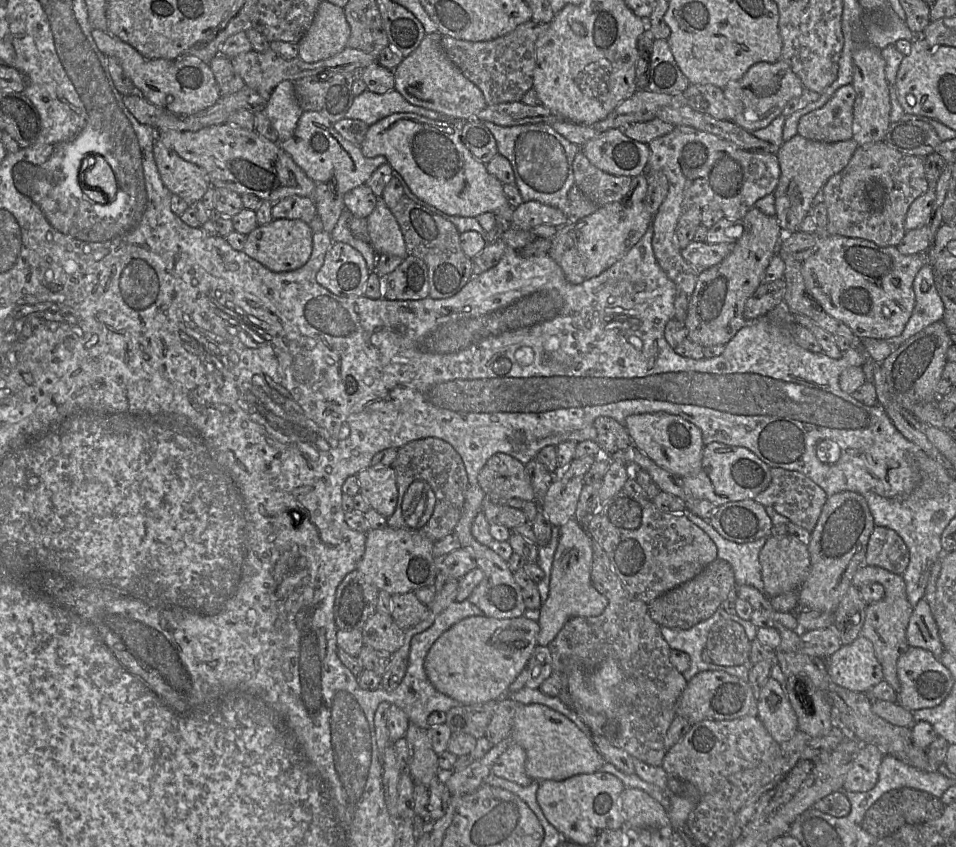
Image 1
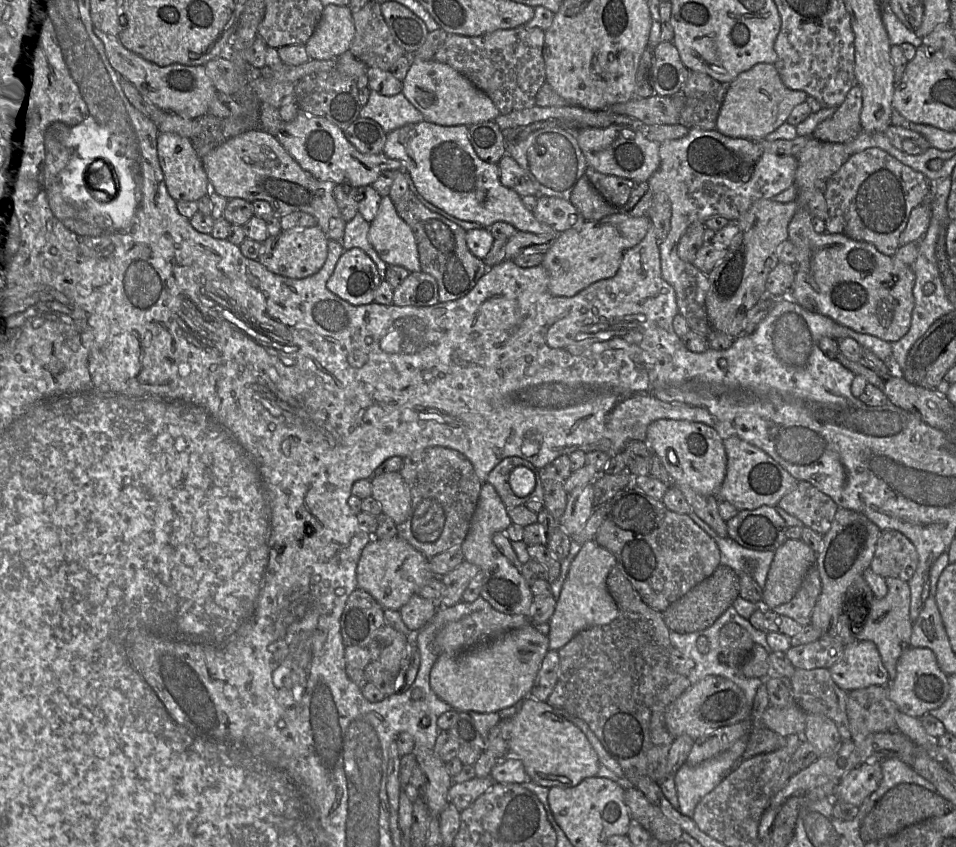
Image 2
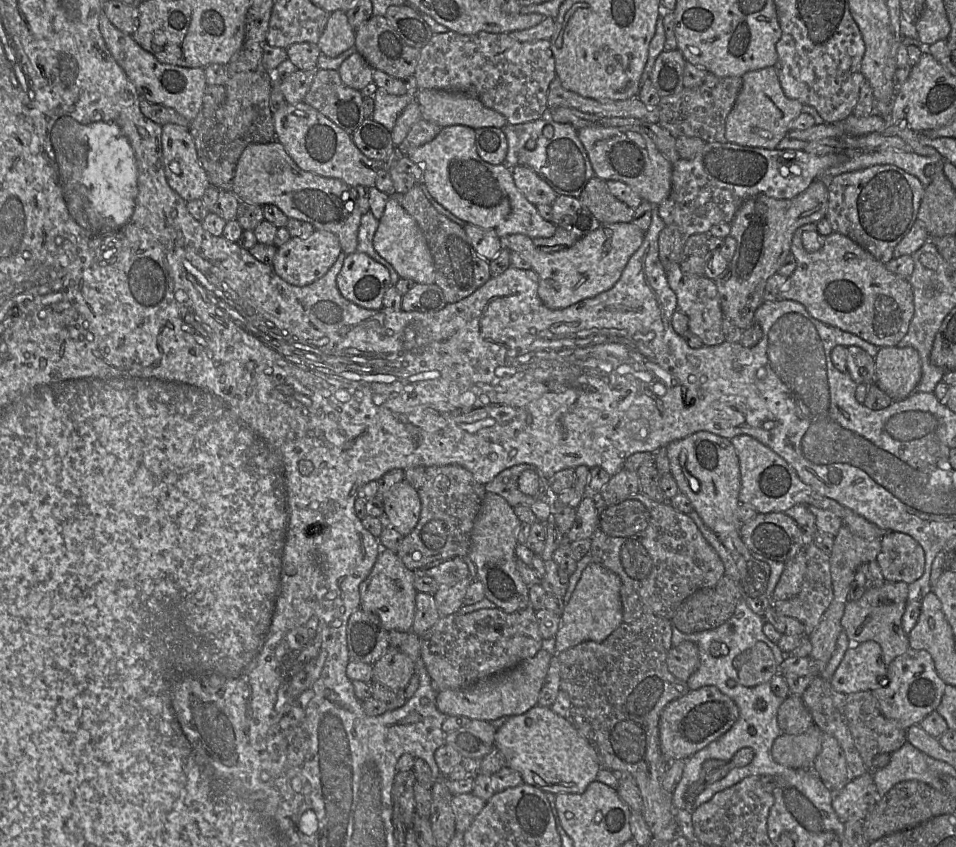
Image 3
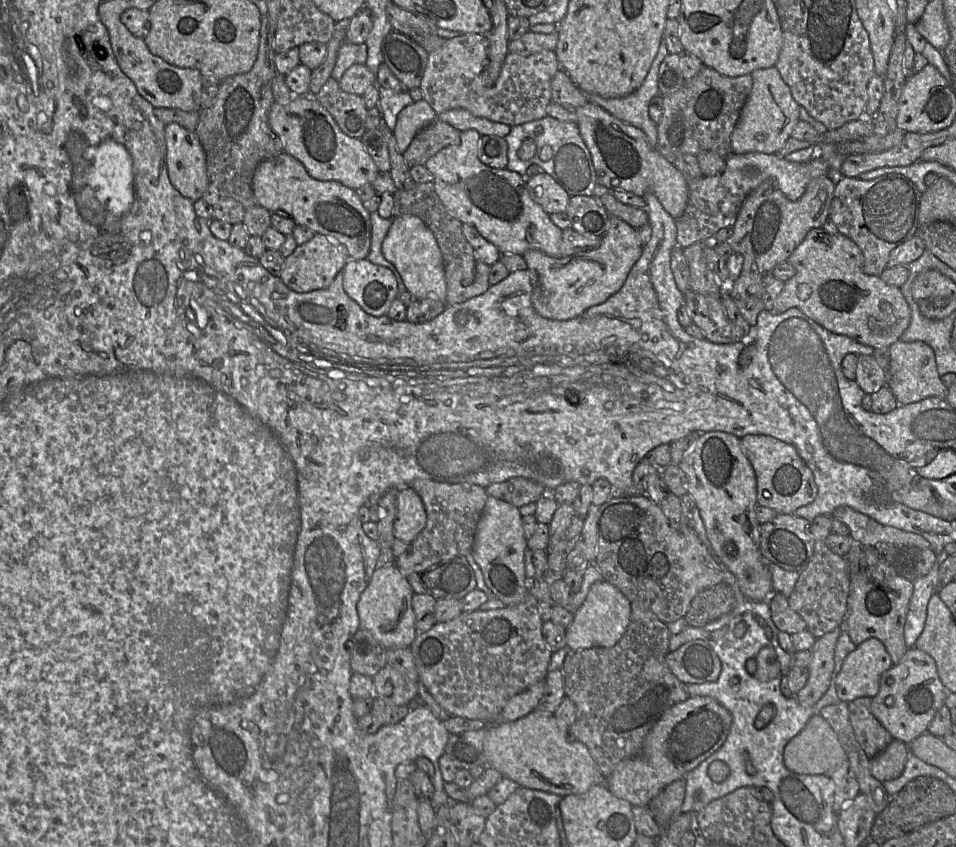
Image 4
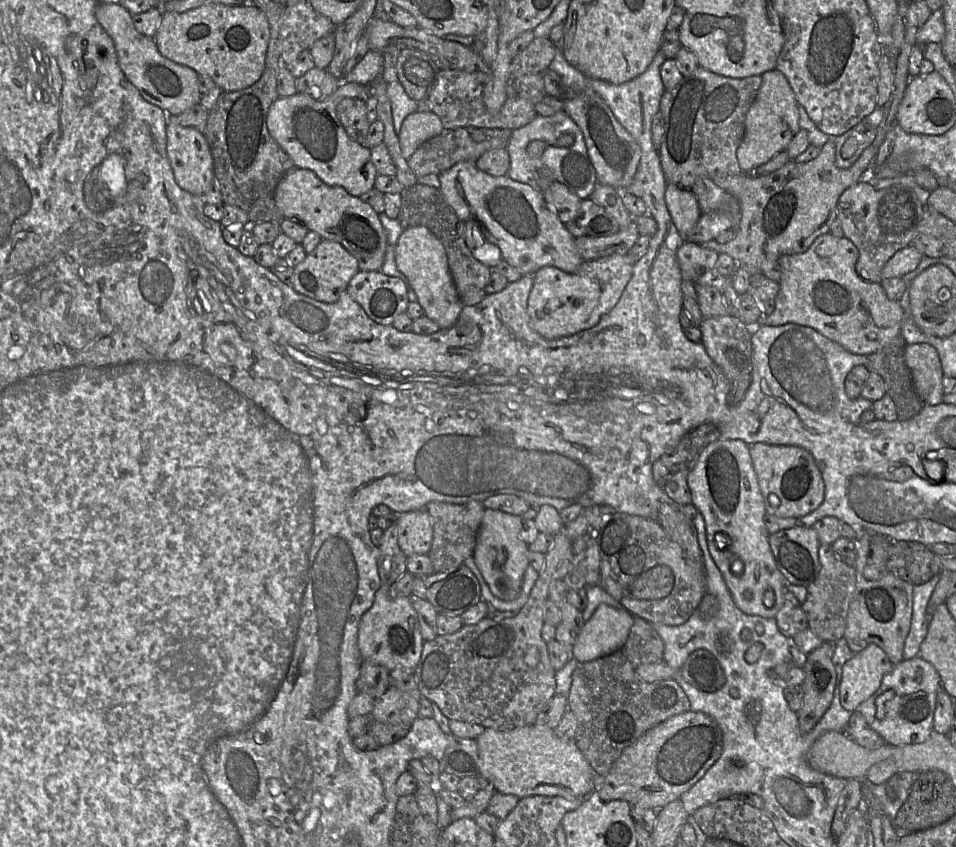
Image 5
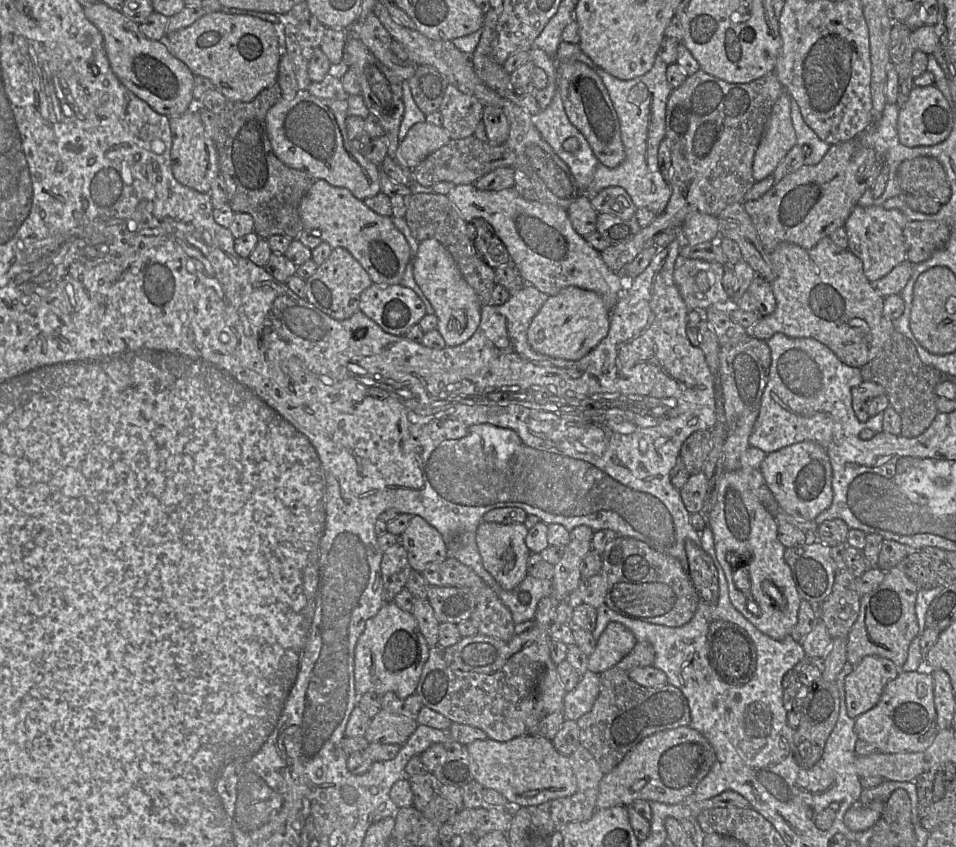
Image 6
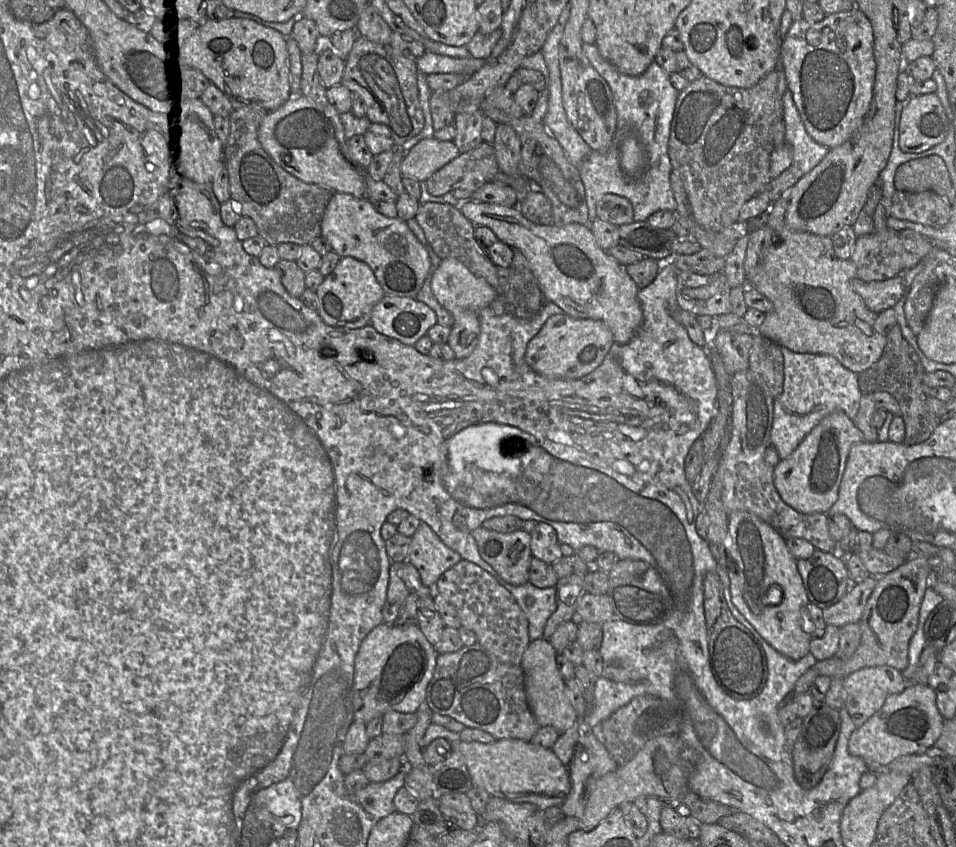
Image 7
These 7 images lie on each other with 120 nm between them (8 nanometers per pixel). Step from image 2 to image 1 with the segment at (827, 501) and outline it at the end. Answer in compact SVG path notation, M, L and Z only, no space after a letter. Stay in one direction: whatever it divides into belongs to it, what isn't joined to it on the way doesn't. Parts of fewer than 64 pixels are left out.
M772 468L769 486L754 500L764 507L772 507L776 512L789 519L790 522L812 532L827 498L824 490L804 474L782 468Z

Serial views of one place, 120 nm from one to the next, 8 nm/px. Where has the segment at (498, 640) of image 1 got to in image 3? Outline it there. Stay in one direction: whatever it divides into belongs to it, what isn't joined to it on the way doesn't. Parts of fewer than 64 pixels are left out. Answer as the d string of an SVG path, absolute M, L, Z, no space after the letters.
M545 649L522 661L515 668L483 680L468 689L447 689L437 692L436 705L446 715L461 715L469 719L493 721L502 716L523 714L538 704L538 697L544 684L552 654Z

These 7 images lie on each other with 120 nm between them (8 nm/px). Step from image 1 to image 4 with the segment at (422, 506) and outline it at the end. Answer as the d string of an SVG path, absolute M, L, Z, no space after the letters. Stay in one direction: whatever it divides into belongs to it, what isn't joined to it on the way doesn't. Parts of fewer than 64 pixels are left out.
M417 479L411 487L421 497L426 508L425 528L411 543L411 550L396 558L395 565L403 576L422 574L442 562L470 553L474 543L477 524L487 500L486 490L471 483L445 483Z

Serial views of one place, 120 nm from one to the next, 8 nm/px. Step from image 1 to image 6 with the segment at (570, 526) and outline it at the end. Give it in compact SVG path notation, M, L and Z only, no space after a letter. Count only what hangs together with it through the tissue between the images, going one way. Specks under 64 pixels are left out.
M618 622L609 623L597 640L594 652L588 656L588 670L600 674L612 668L631 652L636 642L633 633L625 626Z

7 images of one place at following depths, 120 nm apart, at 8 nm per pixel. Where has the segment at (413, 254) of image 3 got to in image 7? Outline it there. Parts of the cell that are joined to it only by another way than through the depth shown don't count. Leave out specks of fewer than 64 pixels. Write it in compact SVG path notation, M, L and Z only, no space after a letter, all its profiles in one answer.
M455 258L441 259L440 264L431 272L430 287L439 304L453 317L447 343L454 351L457 359L469 357L475 350L480 338L479 312L490 306L497 295L497 290L485 279L472 274Z

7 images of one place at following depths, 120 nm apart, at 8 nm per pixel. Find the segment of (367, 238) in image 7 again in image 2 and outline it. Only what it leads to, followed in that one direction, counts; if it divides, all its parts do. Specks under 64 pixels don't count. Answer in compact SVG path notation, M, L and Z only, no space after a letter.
M260 129L247 131L228 139L201 159L210 182L211 192L215 192L228 200L242 198L251 203L255 200L266 200L278 216L296 211L309 213L316 218L317 225L330 240L341 243L347 221L343 219L334 196L336 184L331 181L320 181L308 171L302 169L277 140L276 136Z

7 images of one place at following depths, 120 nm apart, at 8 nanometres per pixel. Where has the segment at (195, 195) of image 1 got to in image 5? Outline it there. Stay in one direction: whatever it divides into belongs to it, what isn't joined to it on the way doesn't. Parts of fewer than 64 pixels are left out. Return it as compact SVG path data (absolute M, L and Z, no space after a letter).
M168 121L166 140L167 155L178 186L193 195L205 195L214 180L213 157L205 136L195 128Z

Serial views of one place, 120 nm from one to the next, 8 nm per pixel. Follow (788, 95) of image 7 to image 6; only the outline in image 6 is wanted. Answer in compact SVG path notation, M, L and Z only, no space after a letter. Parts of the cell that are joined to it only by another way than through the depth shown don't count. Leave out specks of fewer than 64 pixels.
M791 99L791 119L796 133L796 144L802 146L804 151L804 165L818 164L830 145L822 141L806 124L794 99Z

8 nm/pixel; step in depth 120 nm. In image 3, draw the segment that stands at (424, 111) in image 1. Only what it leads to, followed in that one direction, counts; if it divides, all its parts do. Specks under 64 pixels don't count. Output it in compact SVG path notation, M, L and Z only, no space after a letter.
M378 88L373 96L374 112L371 120L383 125L389 132L395 126L396 120L403 109L414 99L413 95L396 96L388 94L384 89Z

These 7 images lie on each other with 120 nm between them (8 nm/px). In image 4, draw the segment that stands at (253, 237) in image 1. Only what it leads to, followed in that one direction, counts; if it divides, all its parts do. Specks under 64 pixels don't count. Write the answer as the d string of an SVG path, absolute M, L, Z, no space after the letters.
M316 233L308 242L298 245L294 252L285 258L280 278L295 292L304 293L330 286L336 275L342 271L350 259L344 244Z

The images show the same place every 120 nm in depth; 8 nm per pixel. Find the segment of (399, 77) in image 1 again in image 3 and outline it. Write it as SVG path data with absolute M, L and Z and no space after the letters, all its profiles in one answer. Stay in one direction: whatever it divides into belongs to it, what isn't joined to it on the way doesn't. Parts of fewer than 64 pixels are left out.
M418 89L413 96L419 104L421 118L441 128L461 125L474 130L487 127L502 129L508 123L503 115L485 107L474 95L452 93L437 89Z

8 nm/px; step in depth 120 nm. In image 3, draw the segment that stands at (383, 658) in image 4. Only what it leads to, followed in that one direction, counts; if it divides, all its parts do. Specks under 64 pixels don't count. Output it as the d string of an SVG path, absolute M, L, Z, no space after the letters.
M361 607L349 617L346 629L347 648L350 660L374 664L390 646L389 631L381 624L379 617Z

